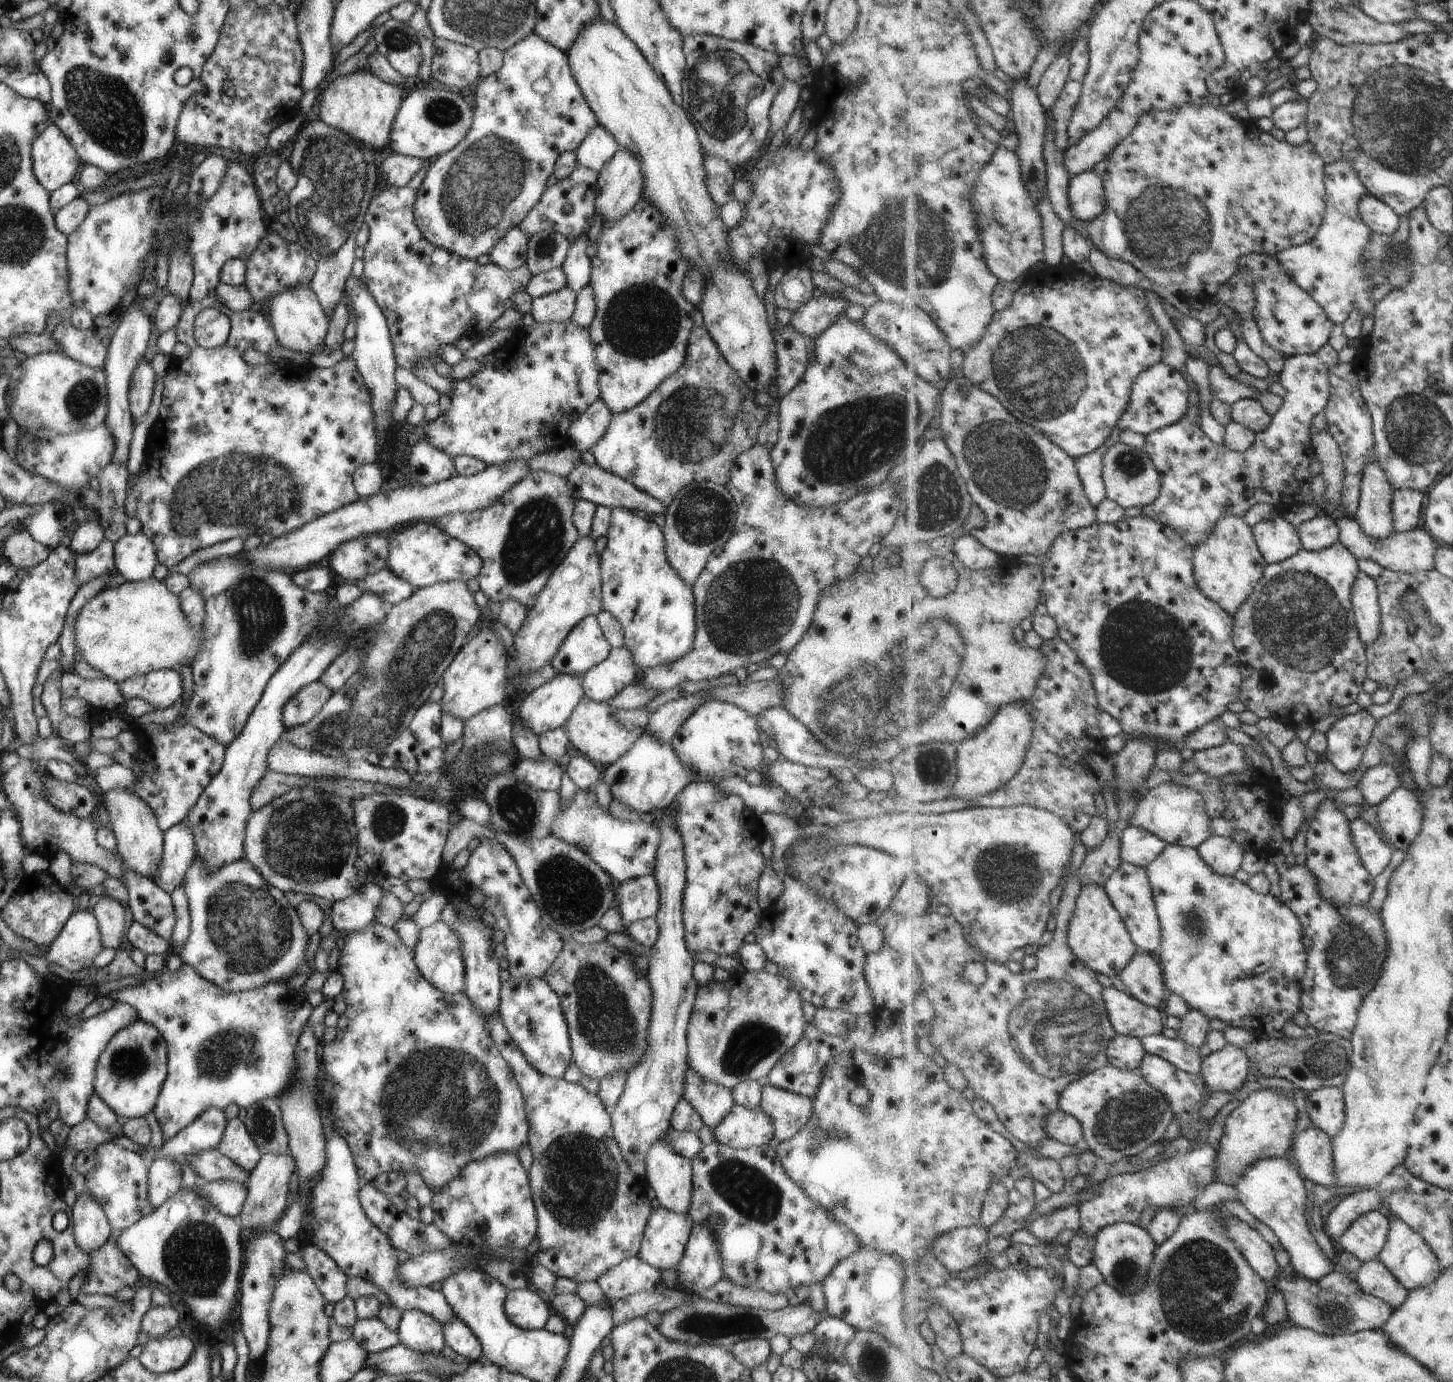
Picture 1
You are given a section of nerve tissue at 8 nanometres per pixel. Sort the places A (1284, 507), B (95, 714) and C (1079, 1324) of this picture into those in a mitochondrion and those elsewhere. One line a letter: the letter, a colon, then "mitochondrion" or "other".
A: other
B: other
C: other

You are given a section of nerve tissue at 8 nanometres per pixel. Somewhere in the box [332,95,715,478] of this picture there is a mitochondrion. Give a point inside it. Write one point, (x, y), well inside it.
(486, 176)

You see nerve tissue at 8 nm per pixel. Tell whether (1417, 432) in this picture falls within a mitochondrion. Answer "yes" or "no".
yes

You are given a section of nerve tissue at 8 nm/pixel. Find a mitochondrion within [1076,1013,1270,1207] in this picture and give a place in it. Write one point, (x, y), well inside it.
(1122, 1121)

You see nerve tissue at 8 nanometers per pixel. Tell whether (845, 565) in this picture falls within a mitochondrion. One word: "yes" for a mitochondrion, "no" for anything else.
no

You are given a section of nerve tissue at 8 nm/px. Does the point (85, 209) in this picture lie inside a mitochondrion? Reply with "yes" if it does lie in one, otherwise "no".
no

